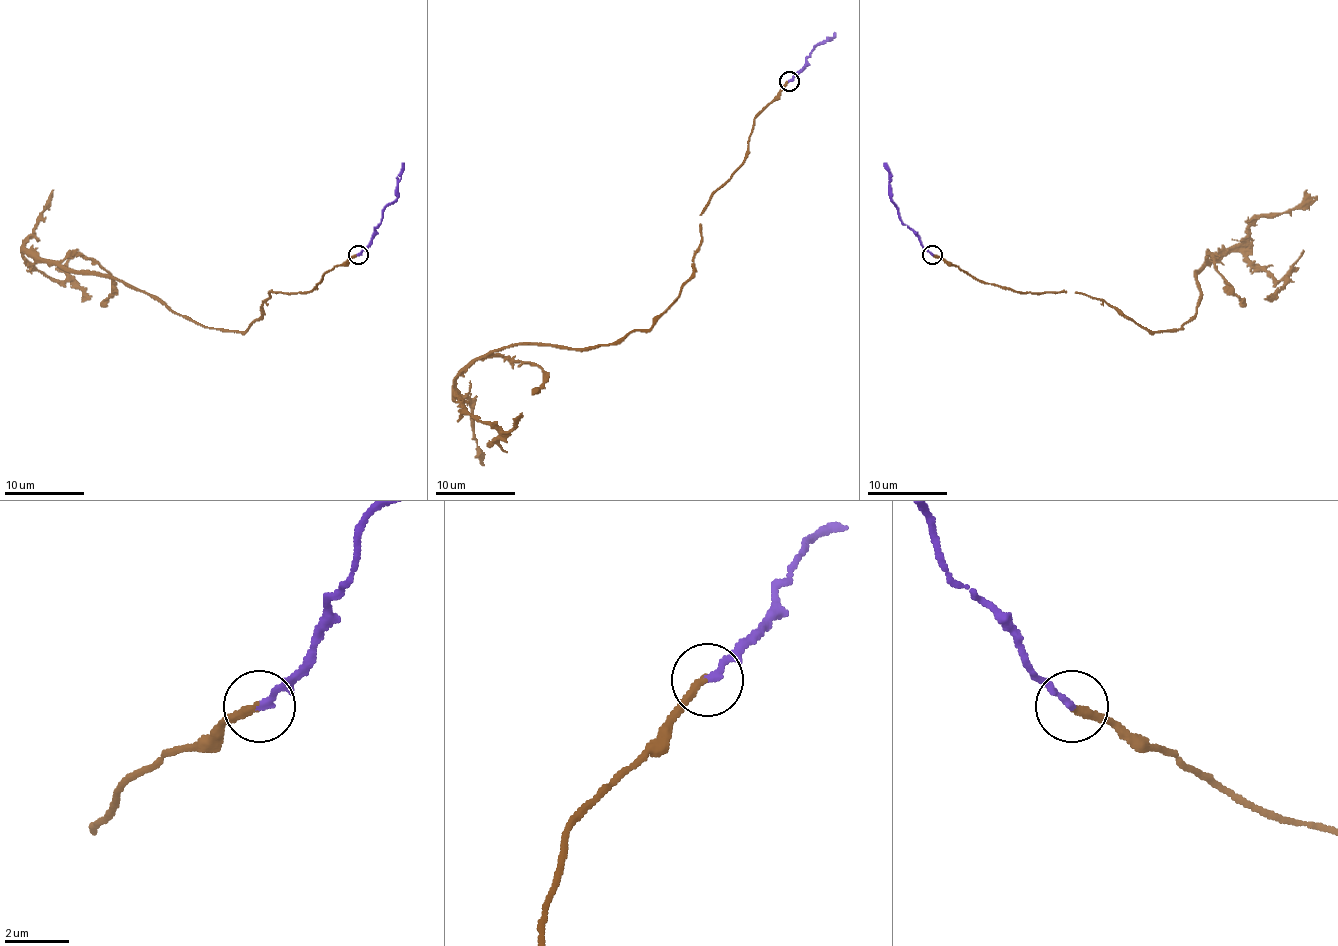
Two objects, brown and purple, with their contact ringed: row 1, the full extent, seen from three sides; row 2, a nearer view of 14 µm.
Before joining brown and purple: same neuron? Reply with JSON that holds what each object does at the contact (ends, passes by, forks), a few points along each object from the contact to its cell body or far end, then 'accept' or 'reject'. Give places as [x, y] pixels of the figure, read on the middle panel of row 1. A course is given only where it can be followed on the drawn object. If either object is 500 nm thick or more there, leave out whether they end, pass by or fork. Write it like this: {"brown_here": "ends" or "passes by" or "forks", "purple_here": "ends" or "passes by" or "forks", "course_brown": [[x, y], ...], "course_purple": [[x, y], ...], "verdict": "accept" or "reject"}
{"brown_here": "ends", "purple_here": "ends", "course_brown": [[790, 81], [652, 325], [500, 347], [454, 381], [504, 433], [522, 413]], "course_purple": [[790, 81], [802, 69], [814, 47], [832, 37], [834, 31]], "verdict": "accept"}

